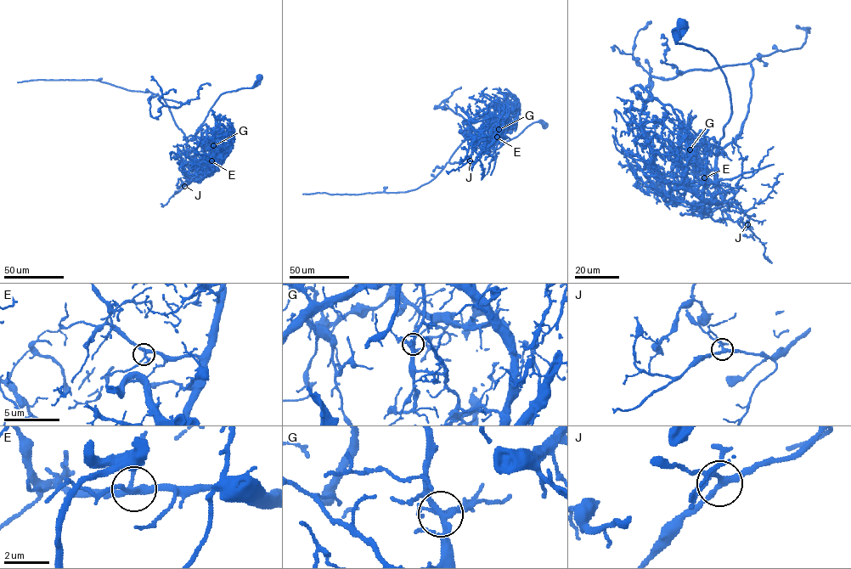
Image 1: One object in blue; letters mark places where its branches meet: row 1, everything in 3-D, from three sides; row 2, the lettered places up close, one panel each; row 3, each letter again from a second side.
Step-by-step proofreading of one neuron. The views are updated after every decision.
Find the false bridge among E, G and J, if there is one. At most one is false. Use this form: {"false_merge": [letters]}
{"false_merge": ["G"]}

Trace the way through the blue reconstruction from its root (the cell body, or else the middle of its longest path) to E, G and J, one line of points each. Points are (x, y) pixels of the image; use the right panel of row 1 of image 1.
E: (682, 24), (675, 42), (707, 50), (729, 94), (731, 113), (717, 148), (720, 202), (704, 197), (704, 177)
G: (682, 24), (675, 42), (713, 57), (731, 112), (713, 183), (689, 137), (690, 149)
J: (682, 24), (675, 42), (707, 50), (725, 77), (731, 113), (717, 148), (715, 181), (747, 224)

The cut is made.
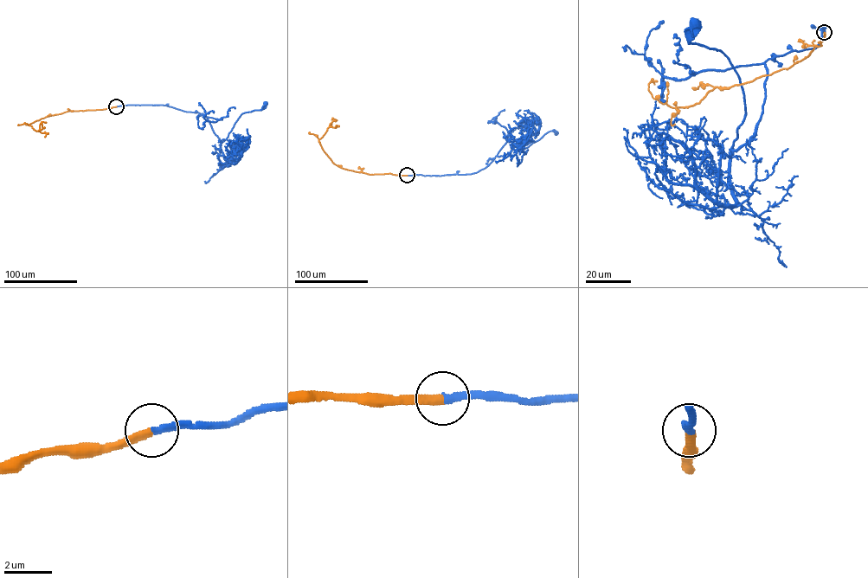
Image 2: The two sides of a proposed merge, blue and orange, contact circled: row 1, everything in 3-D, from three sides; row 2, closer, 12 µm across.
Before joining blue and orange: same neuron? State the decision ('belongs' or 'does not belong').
belongs

